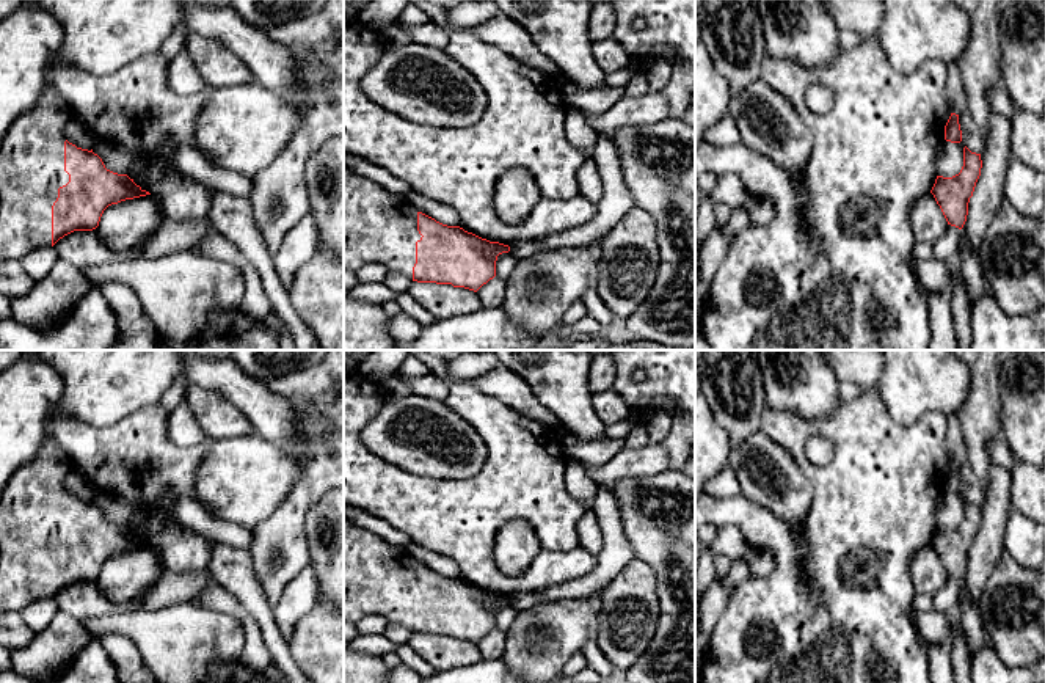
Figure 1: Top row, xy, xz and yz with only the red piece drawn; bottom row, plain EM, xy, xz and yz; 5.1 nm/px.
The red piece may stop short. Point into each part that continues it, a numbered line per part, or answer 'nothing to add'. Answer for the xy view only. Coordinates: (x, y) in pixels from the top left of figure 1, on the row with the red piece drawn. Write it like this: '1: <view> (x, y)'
1: xy (32, 157)

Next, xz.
1: xz (378, 226)

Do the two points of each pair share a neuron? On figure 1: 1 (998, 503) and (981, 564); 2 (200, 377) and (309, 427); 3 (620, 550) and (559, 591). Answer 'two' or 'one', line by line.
1: one
2: one
3: one

